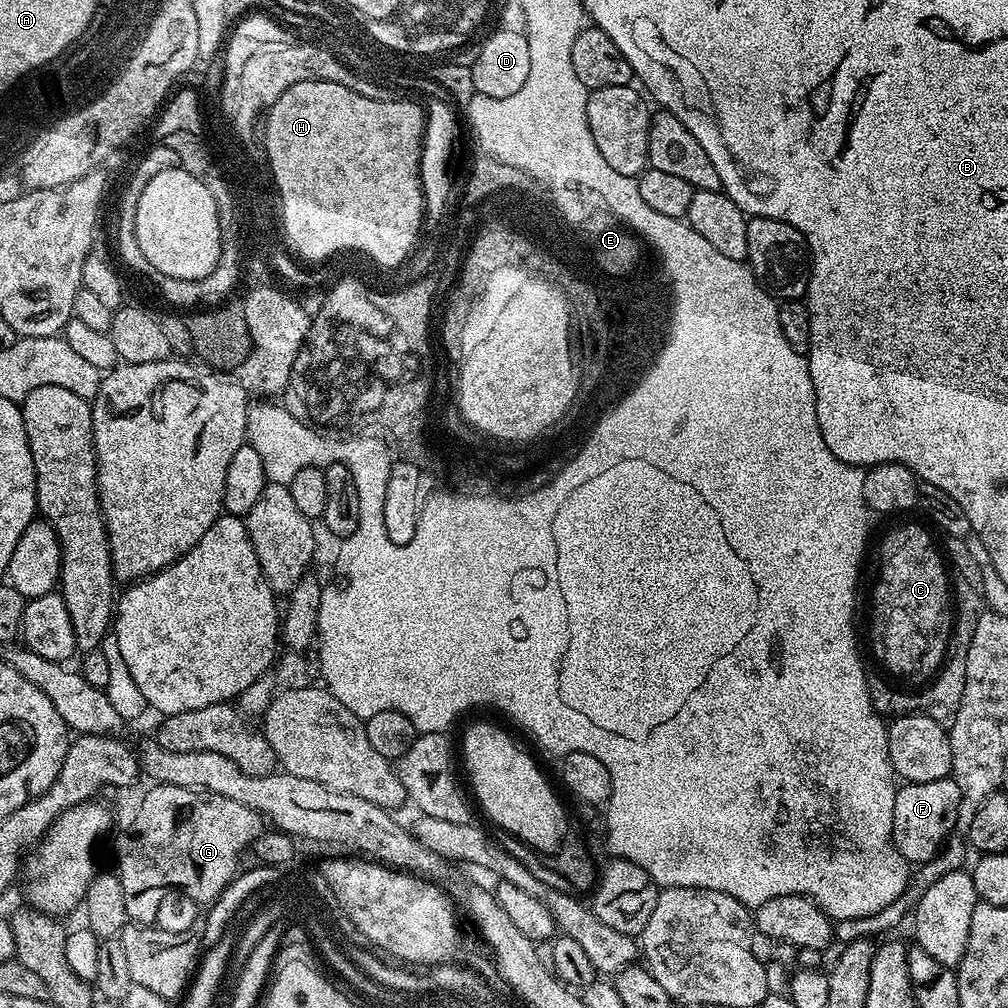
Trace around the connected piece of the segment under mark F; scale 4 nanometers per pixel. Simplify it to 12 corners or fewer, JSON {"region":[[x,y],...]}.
{"region":[[952,779],[901,783],[892,841],[913,865],[938,855],[958,818]]}

